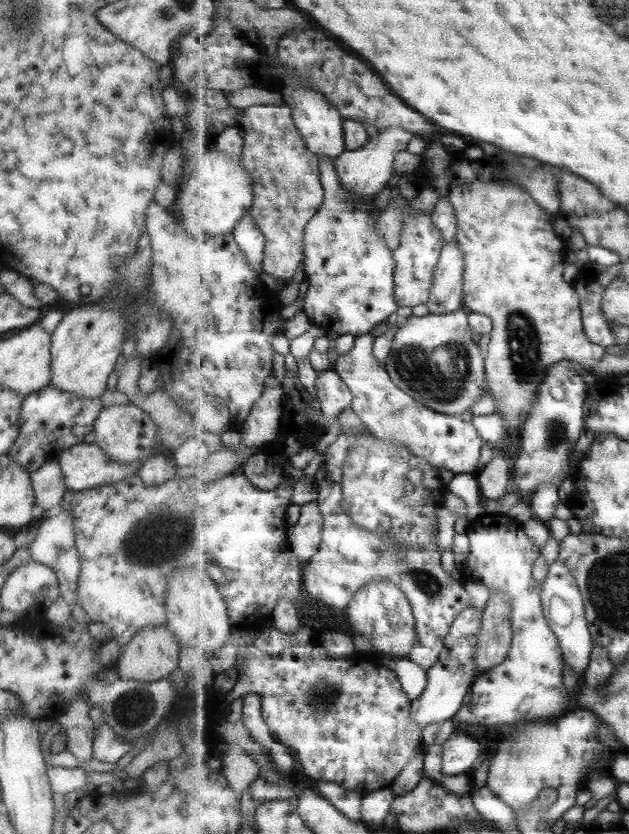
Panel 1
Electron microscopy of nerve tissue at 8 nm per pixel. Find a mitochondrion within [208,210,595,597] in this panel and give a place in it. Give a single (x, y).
(411, 363)

